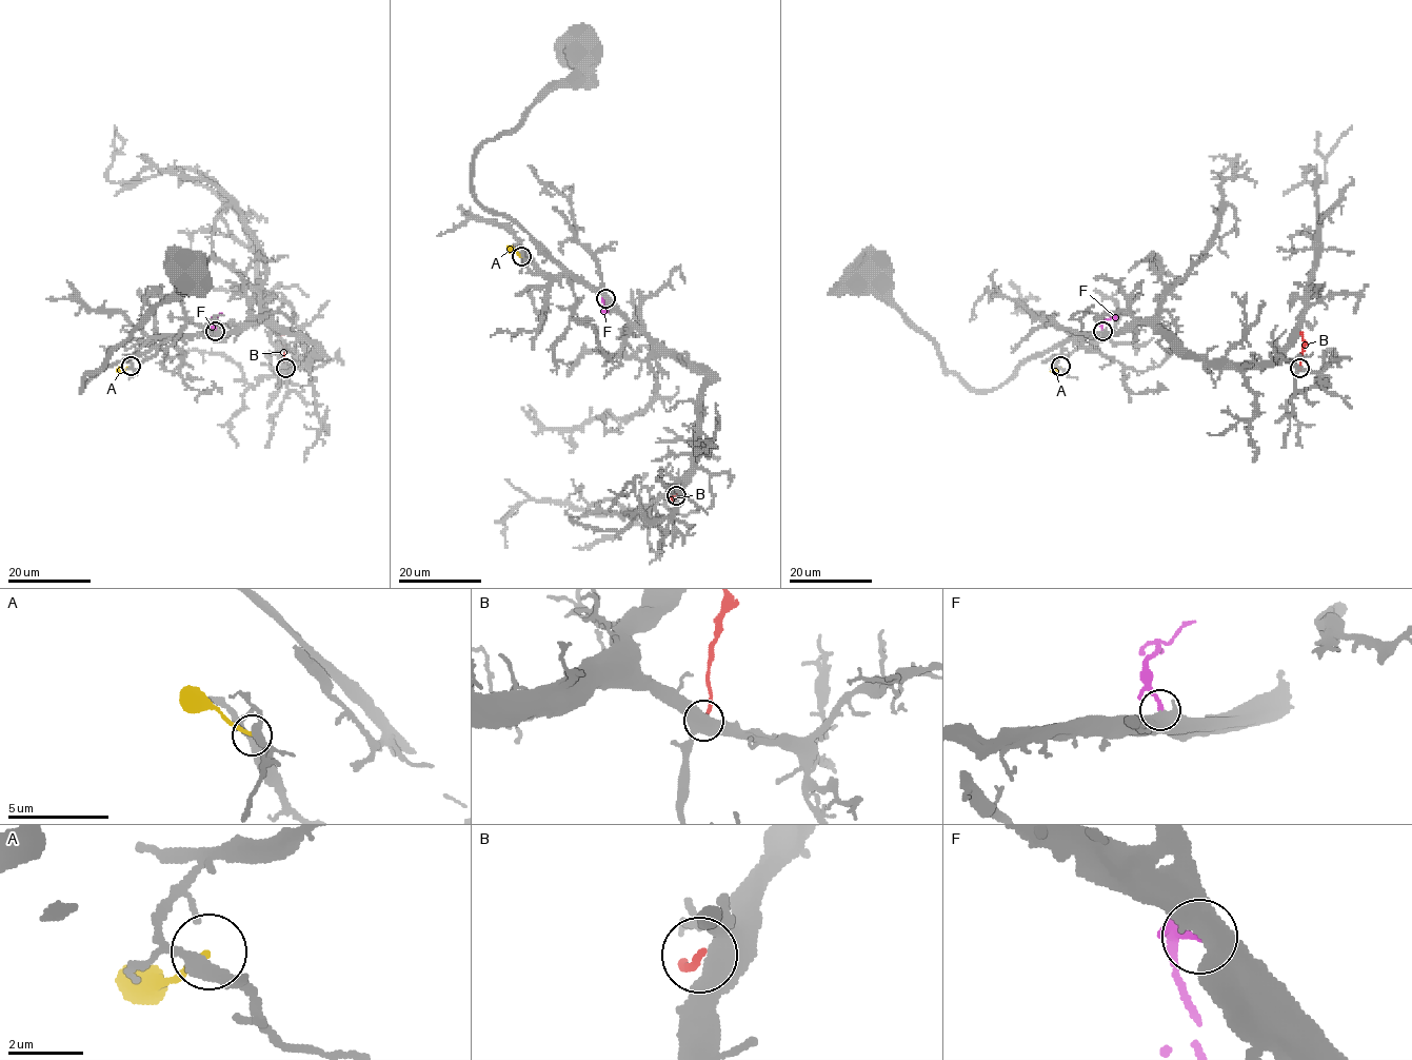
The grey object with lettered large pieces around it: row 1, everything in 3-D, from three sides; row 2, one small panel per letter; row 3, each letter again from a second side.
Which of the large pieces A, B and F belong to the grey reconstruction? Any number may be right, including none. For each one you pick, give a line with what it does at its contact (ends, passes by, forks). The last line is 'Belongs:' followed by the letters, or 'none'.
F: It ends there
Belongs: F

